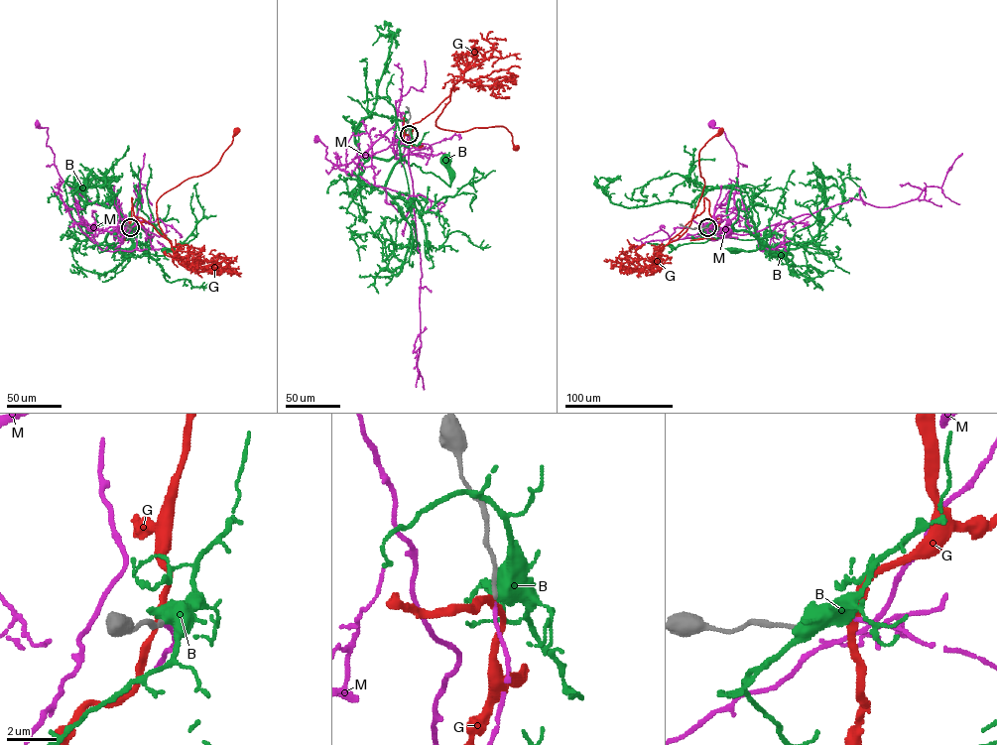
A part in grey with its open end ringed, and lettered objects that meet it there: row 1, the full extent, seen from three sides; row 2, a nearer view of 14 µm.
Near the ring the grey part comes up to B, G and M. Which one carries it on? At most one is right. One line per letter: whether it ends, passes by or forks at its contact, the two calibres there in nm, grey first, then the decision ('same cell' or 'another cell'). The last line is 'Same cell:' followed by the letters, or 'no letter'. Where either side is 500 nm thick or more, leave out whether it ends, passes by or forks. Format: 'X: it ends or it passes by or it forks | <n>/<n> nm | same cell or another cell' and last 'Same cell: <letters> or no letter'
B: 200/800 nm | another cell
G: it passes by | 160/280 nm | another cell
M: it ends | 140/140 nm | same cell
Same cell: M

